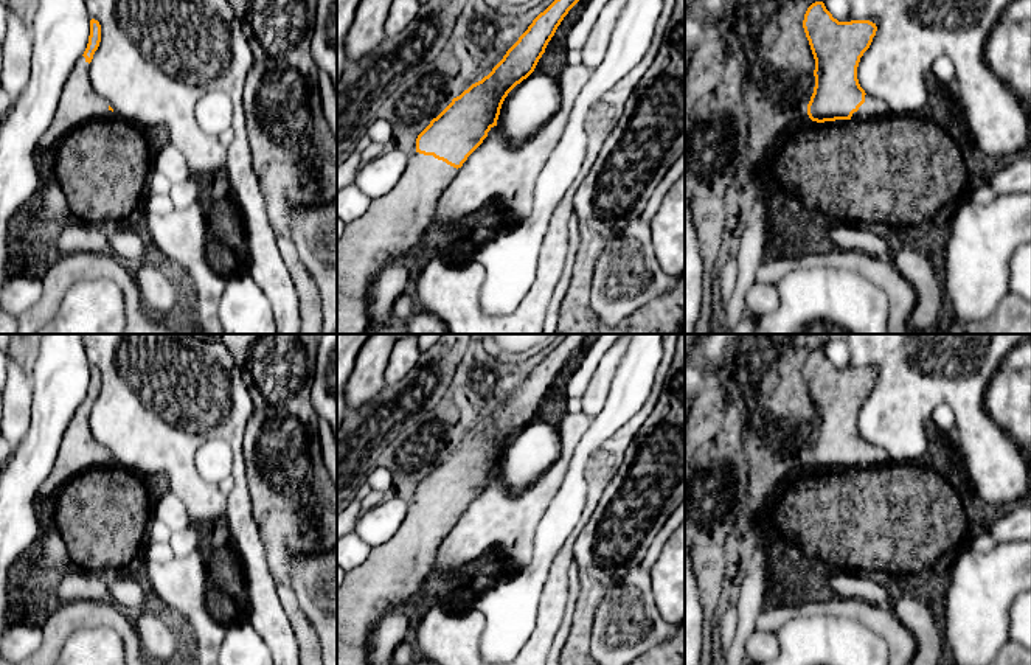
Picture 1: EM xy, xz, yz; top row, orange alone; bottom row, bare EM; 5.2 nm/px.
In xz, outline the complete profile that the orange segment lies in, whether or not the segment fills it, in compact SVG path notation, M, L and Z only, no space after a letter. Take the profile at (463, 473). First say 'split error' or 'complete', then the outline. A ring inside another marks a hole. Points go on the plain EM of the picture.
split error; M568 334L540 360L503 407L481 429L472 432L430 469L408 500L408 511L397 531L382 545L371 547L368 558L345 572L337 589L337 665L370 665L370 635L385 612L419 597L422 581L432 576L433 559L443 538L456 517L497 474L502 452L508 441L536 416L545 396L568 359L581 348L587 334Z

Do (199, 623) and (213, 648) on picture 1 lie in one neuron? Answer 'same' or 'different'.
same

